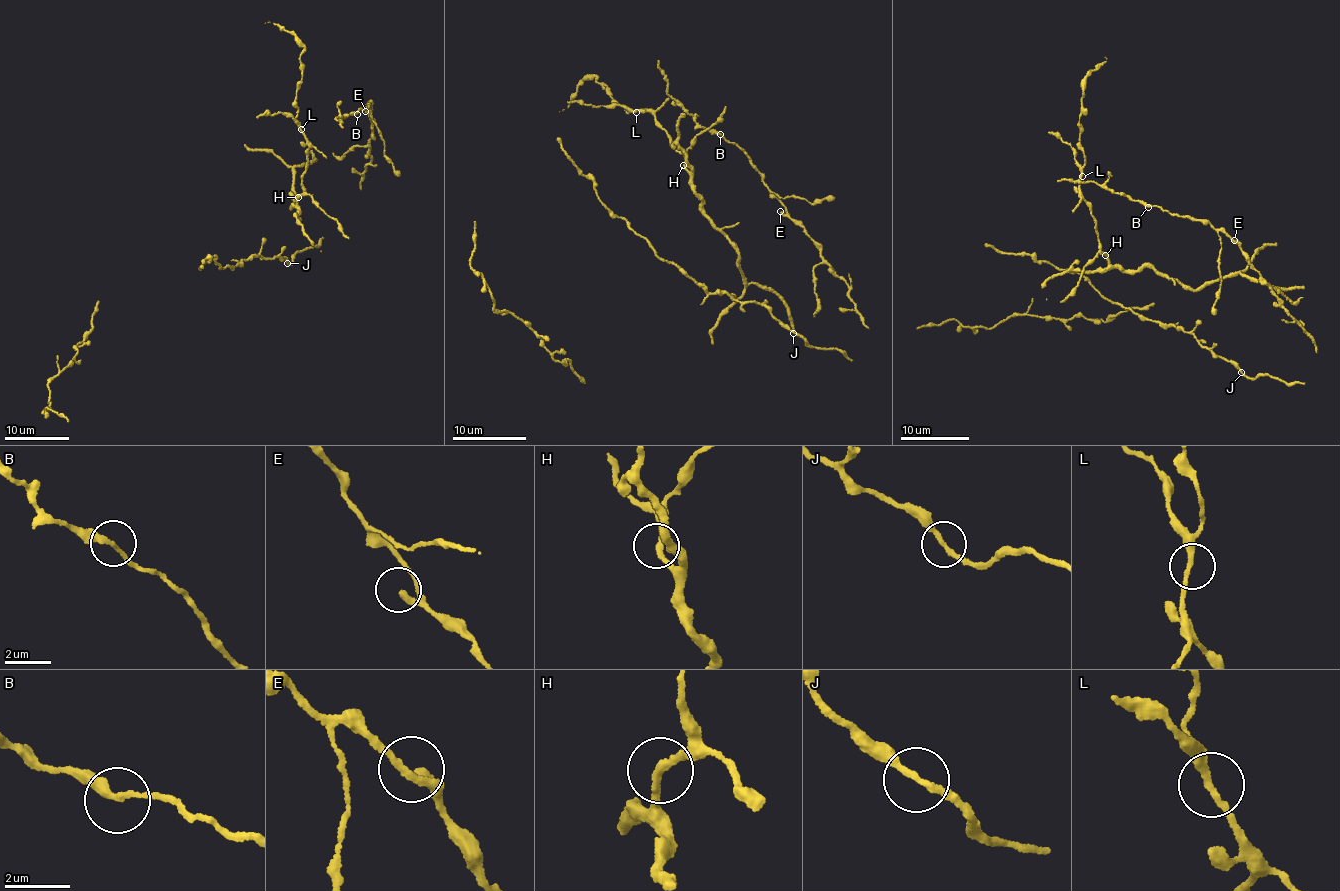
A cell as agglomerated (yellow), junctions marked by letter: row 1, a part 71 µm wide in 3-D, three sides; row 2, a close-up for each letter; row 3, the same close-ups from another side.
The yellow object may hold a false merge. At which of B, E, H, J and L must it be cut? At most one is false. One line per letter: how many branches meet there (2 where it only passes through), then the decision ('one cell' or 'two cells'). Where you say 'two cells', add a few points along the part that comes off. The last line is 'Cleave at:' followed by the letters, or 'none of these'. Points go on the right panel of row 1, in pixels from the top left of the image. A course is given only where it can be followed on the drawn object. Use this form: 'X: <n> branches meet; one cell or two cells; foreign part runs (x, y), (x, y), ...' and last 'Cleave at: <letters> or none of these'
B: 2 branches meet; one cell
E: 2 branches meet; one cell
H: 2 branches meet; one cell
J: 2 branches meet; one cell
L: 2 branches meet; one cell
Cleave at: none of these

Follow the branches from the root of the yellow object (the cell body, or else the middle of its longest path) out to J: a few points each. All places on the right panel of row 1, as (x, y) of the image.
J: (1200, 321), (1192, 332), (1201, 345), (1241, 372)

